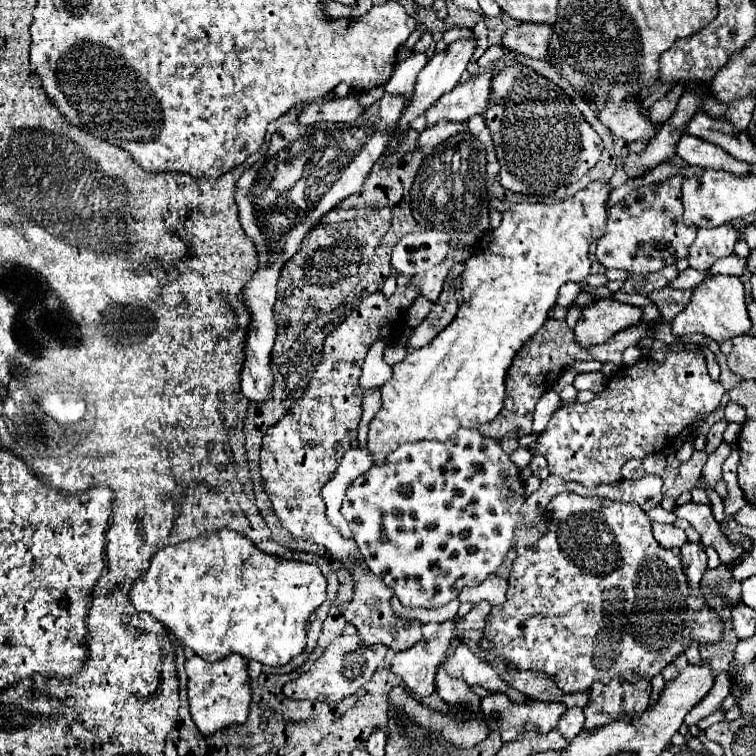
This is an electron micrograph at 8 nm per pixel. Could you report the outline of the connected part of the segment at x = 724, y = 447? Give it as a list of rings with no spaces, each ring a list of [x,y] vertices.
[[[722,443],[706,461],[704,469],[702,469],[702,477],[704,477],[704,485],[706,489],[714,489],[716,483],[722,479],[722,463],[724,459],[730,455],[730,445]]]

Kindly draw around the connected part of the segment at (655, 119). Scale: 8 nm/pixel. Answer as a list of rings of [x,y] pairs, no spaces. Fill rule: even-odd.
[[[676,85],[664,99],[656,101],[650,109],[650,121],[654,125],[662,125],[664,121],[668,121],[668,117],[672,117],[672,113],[676,111],[676,103],[682,97],[682,93],[684,93],[684,87]]]

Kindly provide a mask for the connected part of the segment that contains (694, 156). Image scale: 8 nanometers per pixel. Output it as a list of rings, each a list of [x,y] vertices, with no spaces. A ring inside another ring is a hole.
[[[688,135],[688,137],[684,137],[684,141],[680,141],[678,155],[688,165],[698,165],[702,169],[718,169],[718,171],[726,171],[732,175],[750,175],[752,173],[750,163],[734,159],[730,153],[726,153],[718,145],[712,145],[694,135]]]

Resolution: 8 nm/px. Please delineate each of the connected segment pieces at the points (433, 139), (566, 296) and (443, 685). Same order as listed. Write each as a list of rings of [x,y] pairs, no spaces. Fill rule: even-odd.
[[[438,121],[436,125],[422,131],[418,139],[418,147],[434,147],[442,141],[446,141],[452,135],[458,135],[464,131],[464,123],[452,123],[452,121]]]
[[[568,283],[568,285],[564,285],[564,289],[560,289],[556,303],[558,303],[560,307],[570,307],[570,305],[572,305],[572,301],[576,299],[576,295],[578,295],[580,291],[582,291],[582,285]]]
[[[442,661],[442,663],[438,665],[438,671],[436,671],[436,693],[438,693],[446,703],[450,703],[450,705],[454,705],[454,707],[460,707],[460,709],[466,711],[466,713],[476,715],[476,713],[478,713],[480,697],[470,691],[470,685],[468,685],[464,679],[452,677],[450,673],[446,673],[444,663],[446,663],[446,661]]]

